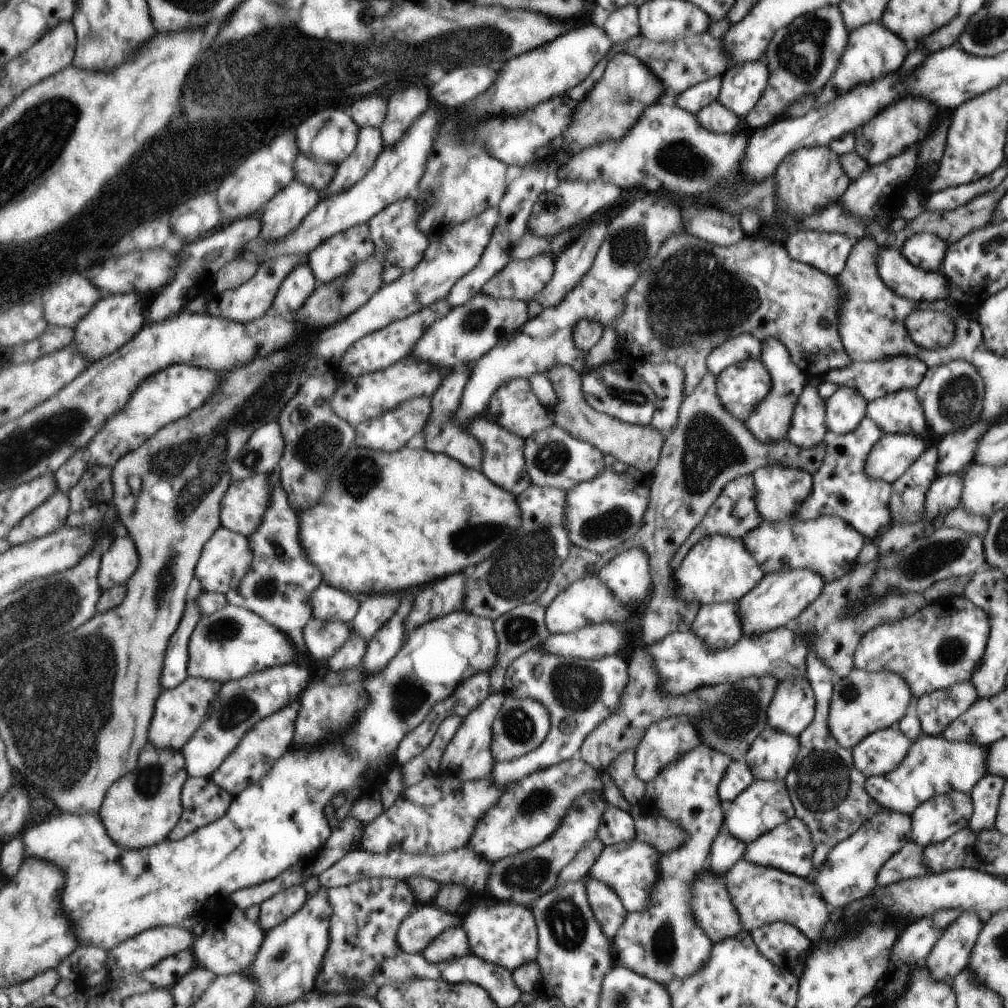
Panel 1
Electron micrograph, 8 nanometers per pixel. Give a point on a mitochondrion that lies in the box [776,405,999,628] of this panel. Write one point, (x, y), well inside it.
(916, 569)

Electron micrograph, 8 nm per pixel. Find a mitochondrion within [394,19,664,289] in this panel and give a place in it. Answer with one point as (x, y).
(488, 43)

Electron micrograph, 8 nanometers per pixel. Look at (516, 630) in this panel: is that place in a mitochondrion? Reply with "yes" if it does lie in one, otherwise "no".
yes

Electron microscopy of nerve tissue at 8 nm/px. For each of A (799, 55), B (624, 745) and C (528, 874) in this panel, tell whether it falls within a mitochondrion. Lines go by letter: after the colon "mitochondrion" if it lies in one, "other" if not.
A: mitochondrion
B: other
C: mitochondrion

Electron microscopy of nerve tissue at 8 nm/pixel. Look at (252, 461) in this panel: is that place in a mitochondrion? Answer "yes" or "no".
yes

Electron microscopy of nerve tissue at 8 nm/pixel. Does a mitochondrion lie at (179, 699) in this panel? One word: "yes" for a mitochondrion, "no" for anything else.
no

